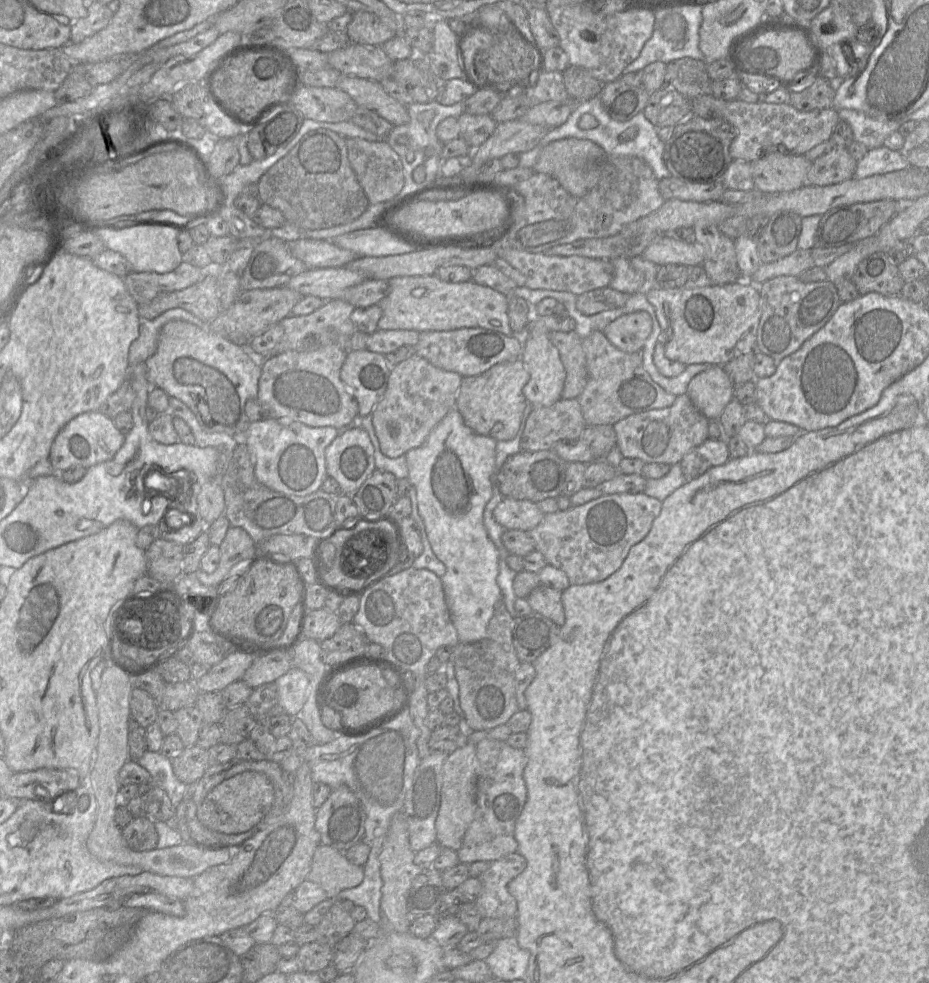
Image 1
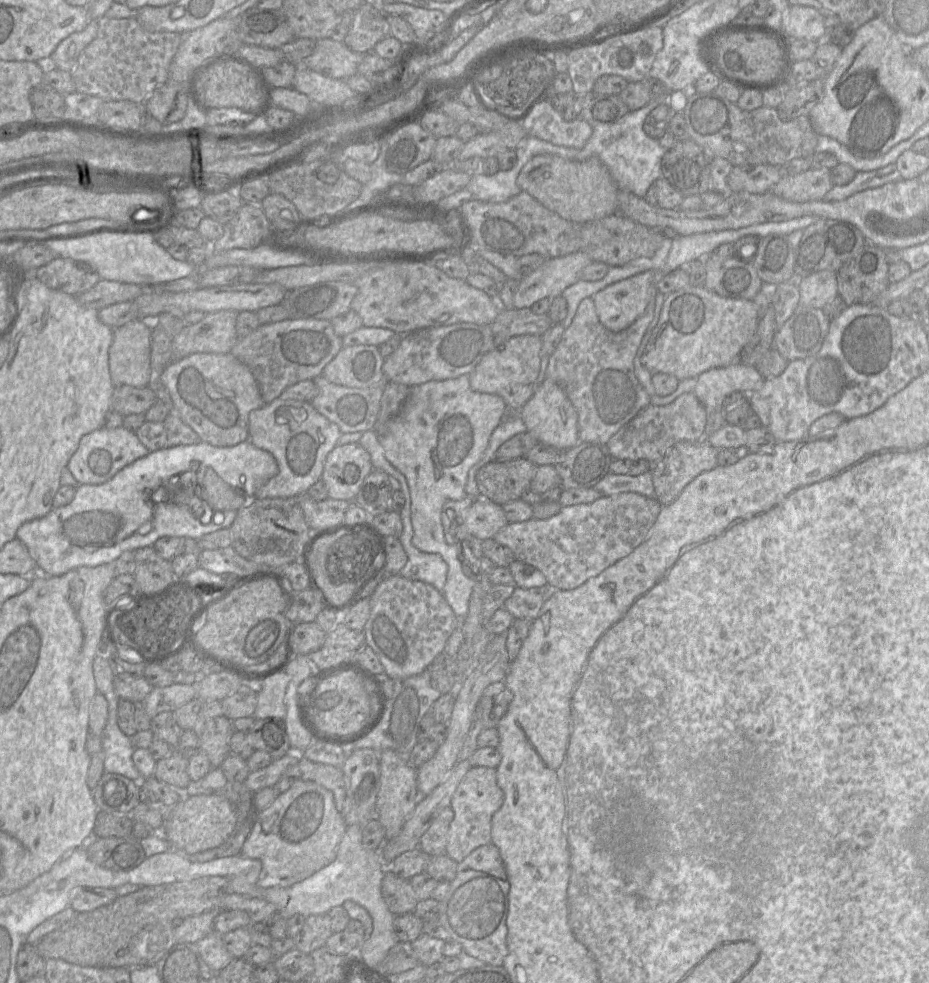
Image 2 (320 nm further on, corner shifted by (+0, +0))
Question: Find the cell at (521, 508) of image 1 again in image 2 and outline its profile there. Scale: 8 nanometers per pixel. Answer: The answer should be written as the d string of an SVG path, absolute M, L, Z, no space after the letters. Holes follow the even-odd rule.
M476 499L465 513L465 532L482 541L493 538L507 524L503 507L484 499Z

